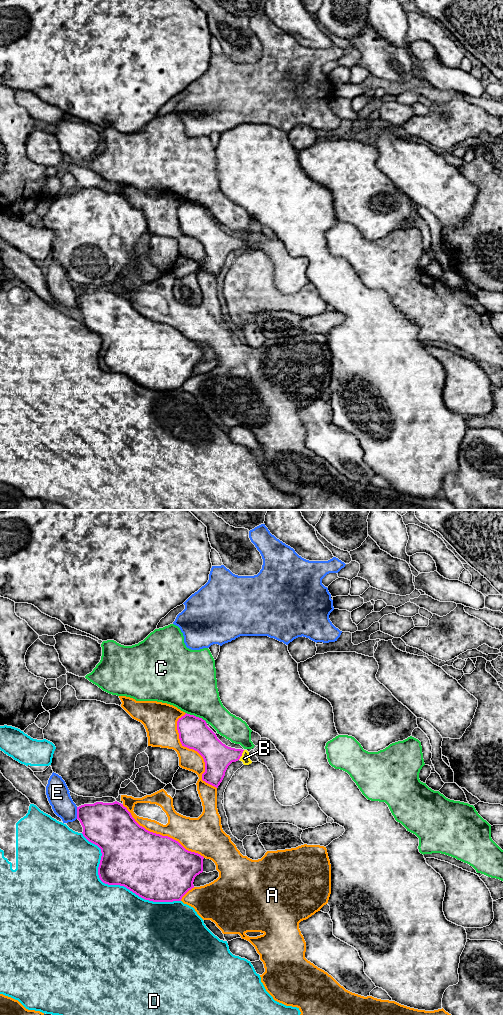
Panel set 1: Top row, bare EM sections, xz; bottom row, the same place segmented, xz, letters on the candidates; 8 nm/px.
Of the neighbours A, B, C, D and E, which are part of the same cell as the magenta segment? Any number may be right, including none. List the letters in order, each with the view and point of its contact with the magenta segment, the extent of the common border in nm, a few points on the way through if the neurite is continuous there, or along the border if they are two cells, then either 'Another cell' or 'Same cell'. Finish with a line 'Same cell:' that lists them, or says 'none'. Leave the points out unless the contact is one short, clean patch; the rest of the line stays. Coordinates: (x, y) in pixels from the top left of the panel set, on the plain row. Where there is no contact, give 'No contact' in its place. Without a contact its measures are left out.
A: Touches magenta at xz (194, 237). Shared border 650 nm. Another cell
B: Touches magenta at xz (241, 243). Shared border 90 nm. Path across: xz (217, 244), (241, 243), (244, 246). Same cell
C: Touches magenta at xz (197, 205). Shared border 190 nm. Another cell
D: Touches magenta at xz (116, 372). Shared border 950 nm. Another cell
E: Touches magenta at xz (77, 301). Shared border 100 nm. Another cell
Same cell: B

